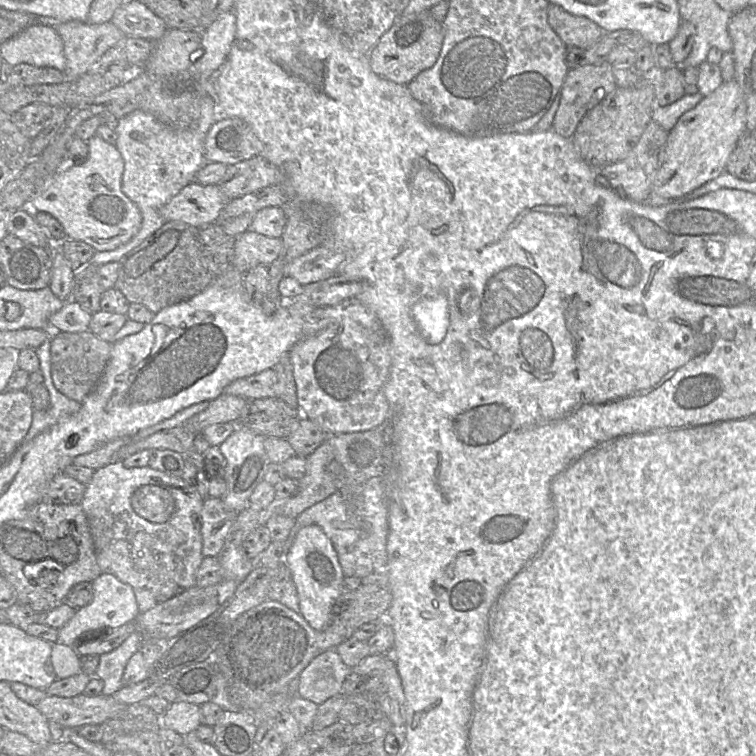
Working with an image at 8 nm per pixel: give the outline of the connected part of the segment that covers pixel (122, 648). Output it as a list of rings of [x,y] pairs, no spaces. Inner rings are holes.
[[[135,631],[117,649],[99,656],[95,676],[104,682],[104,696],[111,696],[124,686],[123,674],[126,665],[143,643],[143,636]]]

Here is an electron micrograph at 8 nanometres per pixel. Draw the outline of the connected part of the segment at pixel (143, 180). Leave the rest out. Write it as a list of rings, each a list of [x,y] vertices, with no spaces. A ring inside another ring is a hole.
[[[212,96],[202,98],[199,118],[184,128],[164,125],[142,110],[135,110],[119,119],[115,145],[124,160],[122,191],[141,211],[142,223],[137,234],[125,244],[114,250],[95,251],[93,263],[100,266],[108,262],[119,262],[126,253],[140,245],[166,222],[161,208],[182,188],[194,181],[196,173],[207,162],[204,156],[204,140],[216,121],[217,103]]]

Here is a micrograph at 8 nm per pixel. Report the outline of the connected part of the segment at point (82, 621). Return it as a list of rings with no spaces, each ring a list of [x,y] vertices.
[[[101,573],[92,582],[93,600],[92,602],[78,610],[75,610],[71,619],[58,630],[57,643],[73,647],[75,641],[80,639],[86,632],[106,631],[117,629],[129,622],[132,622],[139,614],[139,608],[134,591],[131,586],[121,582],[111,574]]]

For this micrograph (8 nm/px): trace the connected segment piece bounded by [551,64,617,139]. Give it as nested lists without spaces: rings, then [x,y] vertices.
[[[586,64],[569,69],[560,89],[561,98],[551,126],[553,131],[571,139],[584,115],[617,88],[611,68],[608,64]]]

